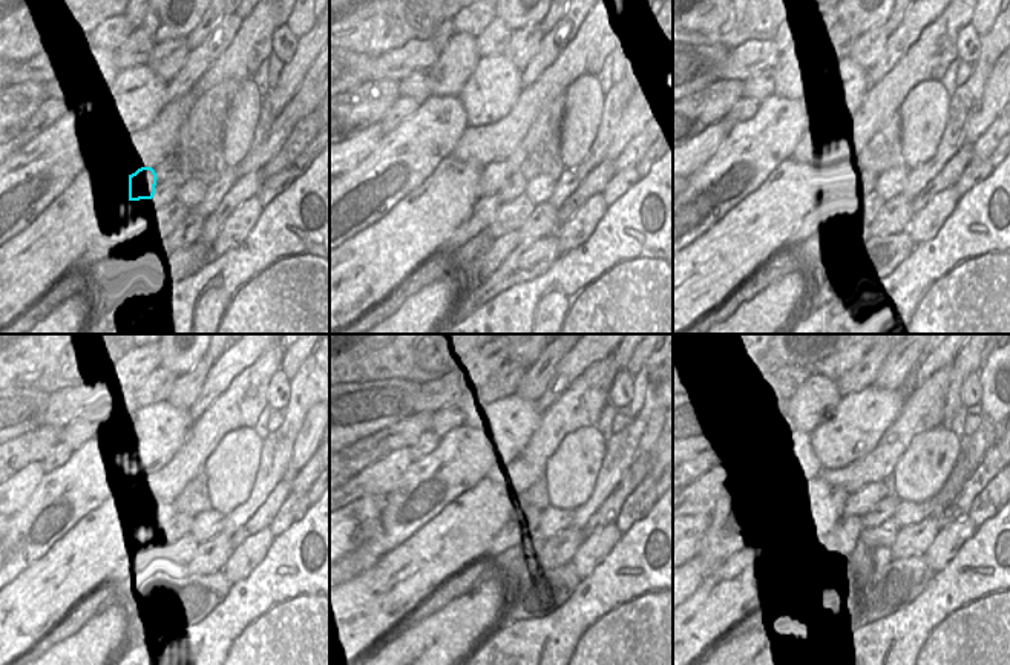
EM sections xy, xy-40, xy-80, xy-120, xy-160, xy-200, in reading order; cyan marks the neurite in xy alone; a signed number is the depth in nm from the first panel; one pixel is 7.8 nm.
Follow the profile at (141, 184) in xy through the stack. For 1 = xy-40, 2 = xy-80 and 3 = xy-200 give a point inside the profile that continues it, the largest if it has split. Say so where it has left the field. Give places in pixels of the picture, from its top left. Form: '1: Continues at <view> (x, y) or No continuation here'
1: Continues at xy-40 (494, 175)
2: Continues at xy-80 (843, 172)
3: Continues at xy-200 (860, 503).

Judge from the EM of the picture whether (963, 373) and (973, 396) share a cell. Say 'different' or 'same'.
different

